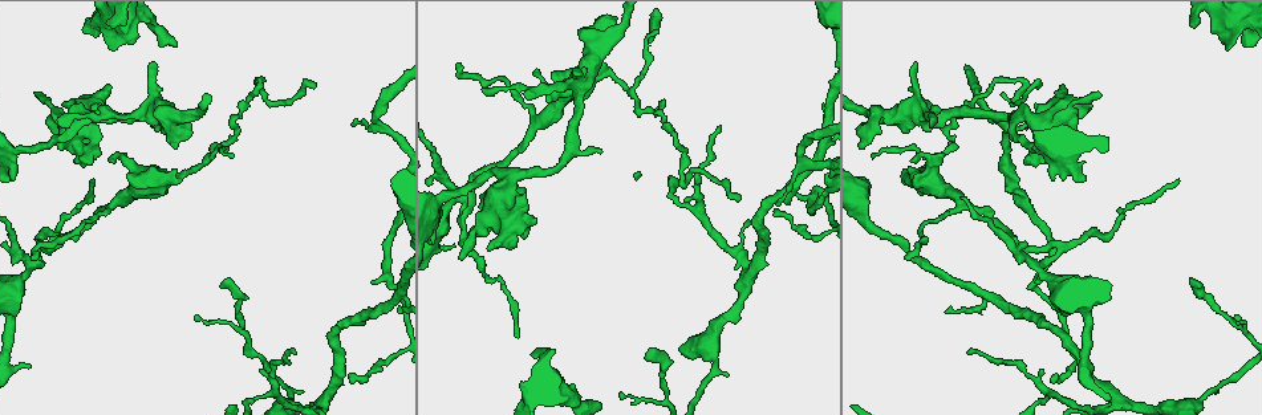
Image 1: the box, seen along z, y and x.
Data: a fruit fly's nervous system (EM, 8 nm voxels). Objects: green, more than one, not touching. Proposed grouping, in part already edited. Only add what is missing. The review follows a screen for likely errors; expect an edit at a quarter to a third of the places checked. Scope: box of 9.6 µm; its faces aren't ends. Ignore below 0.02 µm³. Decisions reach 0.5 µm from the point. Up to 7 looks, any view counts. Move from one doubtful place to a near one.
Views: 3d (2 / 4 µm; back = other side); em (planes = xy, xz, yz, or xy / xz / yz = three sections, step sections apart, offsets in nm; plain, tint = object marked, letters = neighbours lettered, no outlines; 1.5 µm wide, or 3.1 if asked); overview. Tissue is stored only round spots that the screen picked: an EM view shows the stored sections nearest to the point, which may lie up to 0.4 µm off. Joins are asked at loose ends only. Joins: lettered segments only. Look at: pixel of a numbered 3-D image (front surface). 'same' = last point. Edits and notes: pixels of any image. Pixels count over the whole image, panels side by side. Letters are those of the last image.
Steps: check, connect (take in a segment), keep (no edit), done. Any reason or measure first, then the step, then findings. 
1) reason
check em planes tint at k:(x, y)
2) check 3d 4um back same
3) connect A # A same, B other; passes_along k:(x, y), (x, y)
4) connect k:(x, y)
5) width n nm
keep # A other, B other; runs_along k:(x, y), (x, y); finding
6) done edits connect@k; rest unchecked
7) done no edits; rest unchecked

long arm stops here
check 3d 4um at 1:(780, 211)

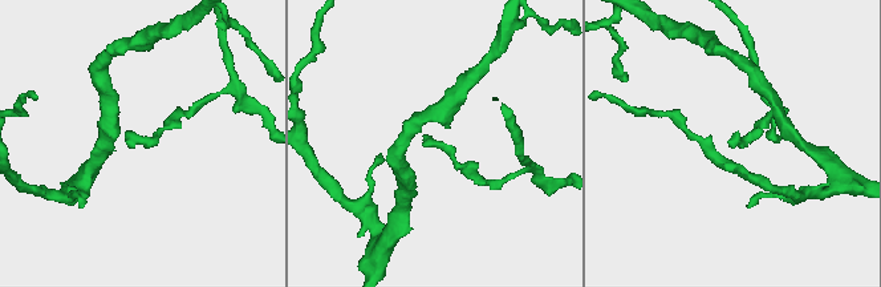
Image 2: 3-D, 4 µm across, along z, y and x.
check em planes letters at 2:(430, 139)

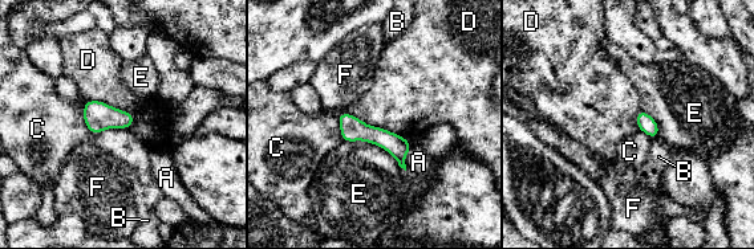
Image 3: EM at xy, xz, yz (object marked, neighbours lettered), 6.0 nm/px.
keep # A other, B other, C other, D other, E other, F other; runs_along 3:(341, 118), (381, 137), (401, 162); no lettered segment goes on from it

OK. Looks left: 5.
long arm stops here
check 3d 4um at 1:(313, 86)

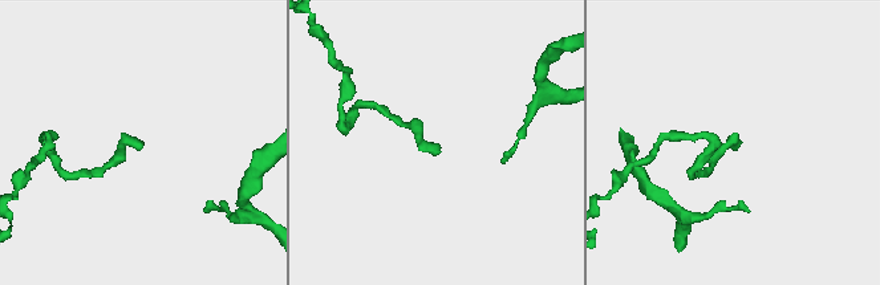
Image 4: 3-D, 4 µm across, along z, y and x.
now the EM
check em planes letters at 4:(732, 148)

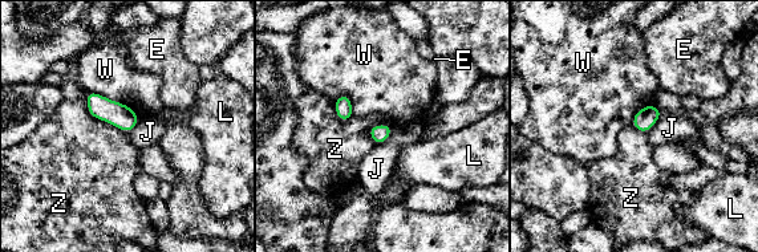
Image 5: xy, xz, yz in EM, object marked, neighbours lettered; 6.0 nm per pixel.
width 110 nm
keep # E other, J other, L other, W other, Z other; no lettered segment goes on from it

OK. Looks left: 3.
long arm stops here
check em planes letters at 1:(906, 259)

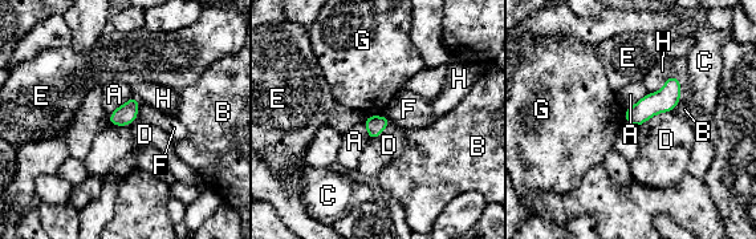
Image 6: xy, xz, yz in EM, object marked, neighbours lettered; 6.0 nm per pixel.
keep # A other, B other, C other, D other, E other, F other, G other, H other; border 6:(674, 109), (657, 113), (637, 128); no lettered segment goes on from it

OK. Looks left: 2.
done no edits; rest unchecked

